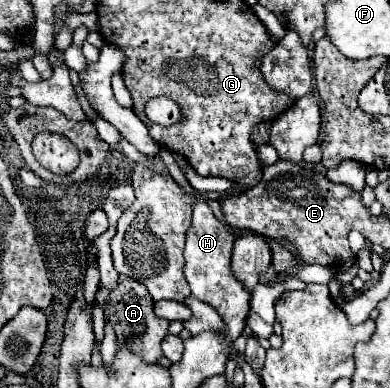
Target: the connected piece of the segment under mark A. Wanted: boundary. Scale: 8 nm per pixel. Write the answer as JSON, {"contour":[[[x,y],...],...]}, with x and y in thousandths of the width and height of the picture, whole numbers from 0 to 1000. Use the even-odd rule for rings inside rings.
{"contour":[[[308,709],[297,745],[277,745],[267,735],[251,740],[246,781],[262,791],[267,817],[287,838],[287,848],[297,858],[303,894],[328,894],[344,915],[354,915],[374,936],[400,936],[415,920],[410,879],[431,858],[431,827],[395,812],[395,776],[379,760],[379,745],[359,724]]]}

